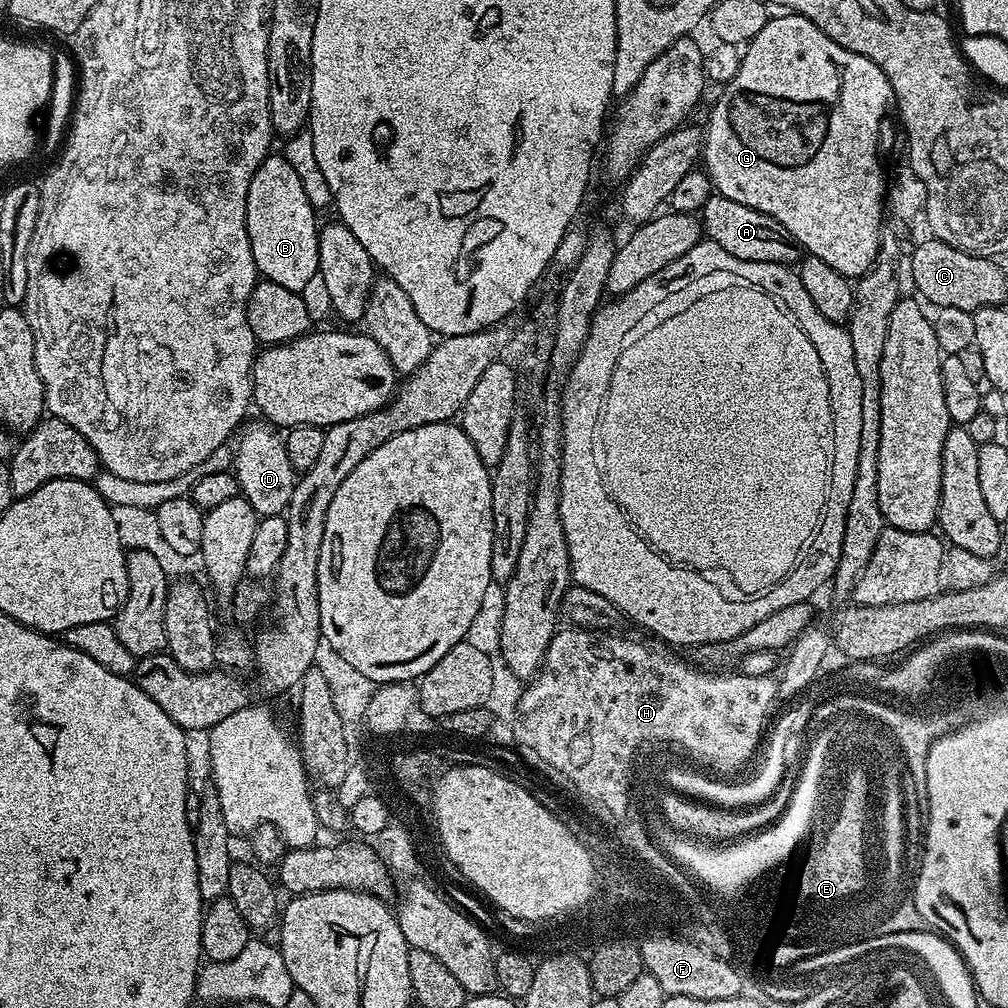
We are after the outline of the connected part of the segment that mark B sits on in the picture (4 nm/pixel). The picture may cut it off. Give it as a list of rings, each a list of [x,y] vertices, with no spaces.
[[[270,154],[254,170],[254,178],[250,178],[250,190],[246,194],[246,230],[250,238],[250,250],[254,254],[256,271],[270,282],[278,282],[278,286],[286,286],[286,290],[303,293],[304,287],[311,280],[317,279],[318,266],[318,223],[316,212],[312,209],[312,200],[308,197],[308,188],[300,177],[300,172],[284,156]]]

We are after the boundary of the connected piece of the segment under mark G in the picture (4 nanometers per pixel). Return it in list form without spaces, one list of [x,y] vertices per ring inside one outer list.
[[[776,15],[769,18],[757,36],[747,42],[743,49],[744,57],[740,56],[738,60],[737,73],[719,89],[720,97],[708,116],[708,125],[702,128],[702,168],[708,173],[712,187],[719,195],[734,202],[742,202],[742,206],[750,206],[750,210],[762,210],[762,214],[770,214],[774,222],[782,222],[782,226],[790,230],[807,255],[822,258],[822,262],[826,262],[826,266],[834,266],[838,274],[859,278],[874,262],[882,235],[880,219],[884,216],[884,206],[886,210],[886,183],[884,172],[880,169],[880,123],[884,120],[884,111],[890,108],[892,87],[886,74],[882,74],[882,70],[878,70],[870,58],[838,46],[838,42],[826,38],[826,34],[822,34],[822,30],[818,30],[818,26],[814,26],[814,22],[806,17]]]

